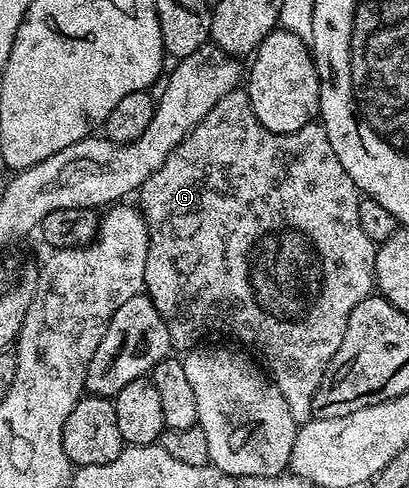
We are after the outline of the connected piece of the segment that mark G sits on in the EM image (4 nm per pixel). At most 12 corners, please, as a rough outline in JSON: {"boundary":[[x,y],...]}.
{"boundary":[[227,92],[142,184],[174,347],[314,417],[378,243],[325,127]]}

